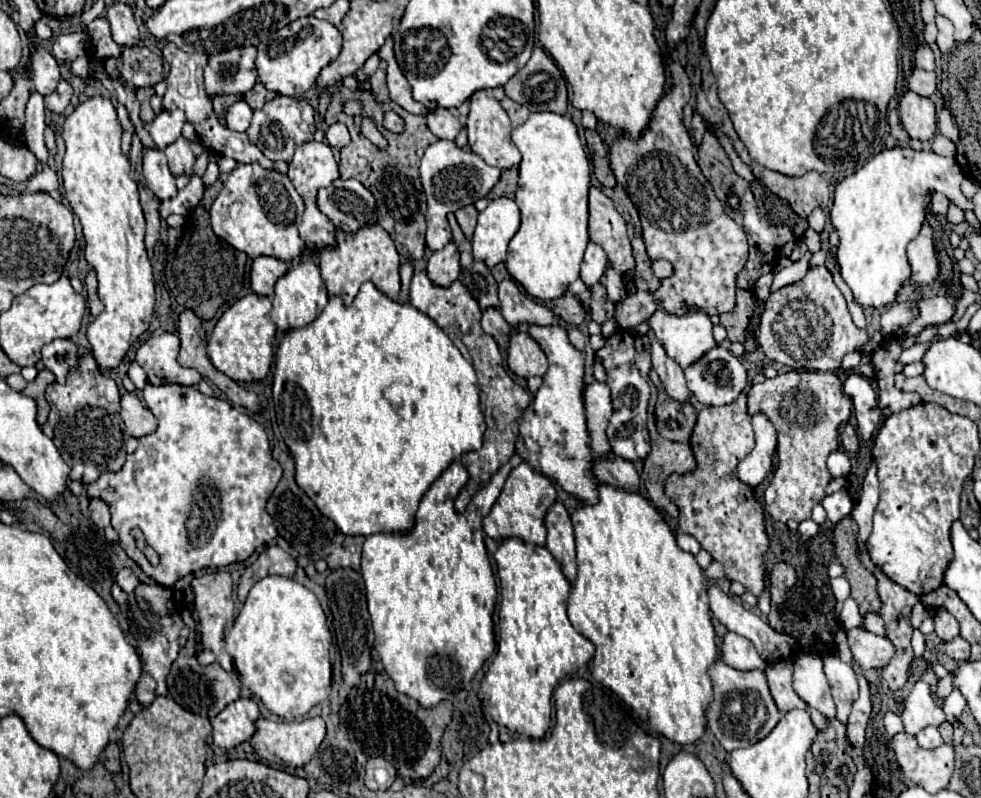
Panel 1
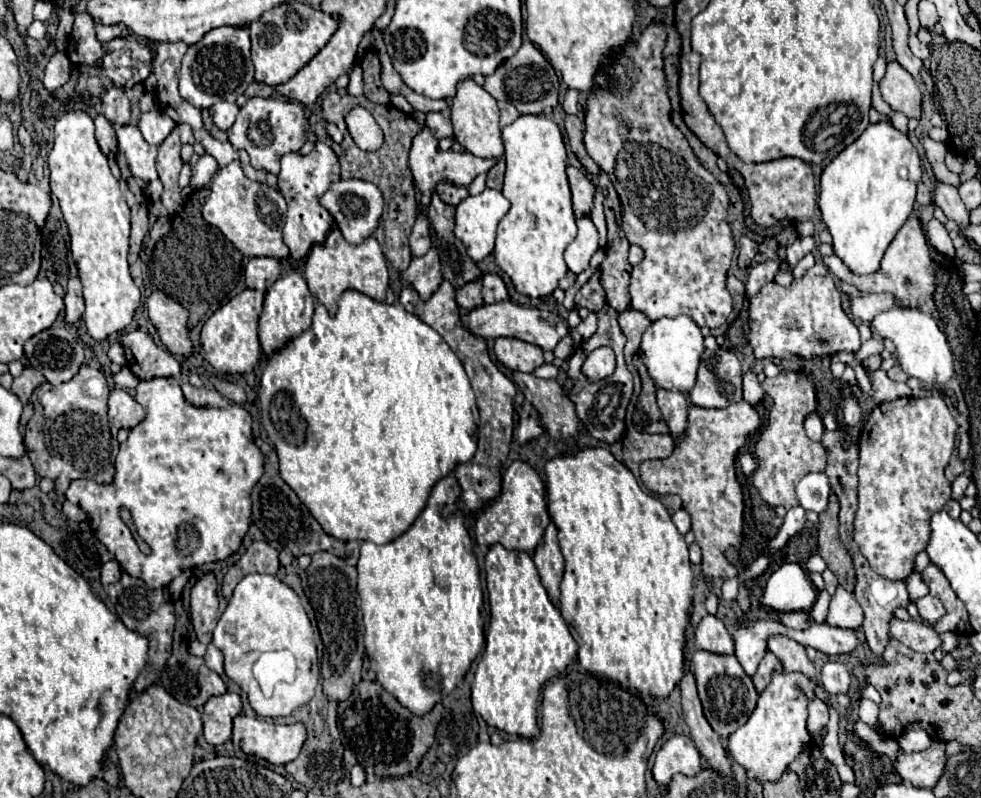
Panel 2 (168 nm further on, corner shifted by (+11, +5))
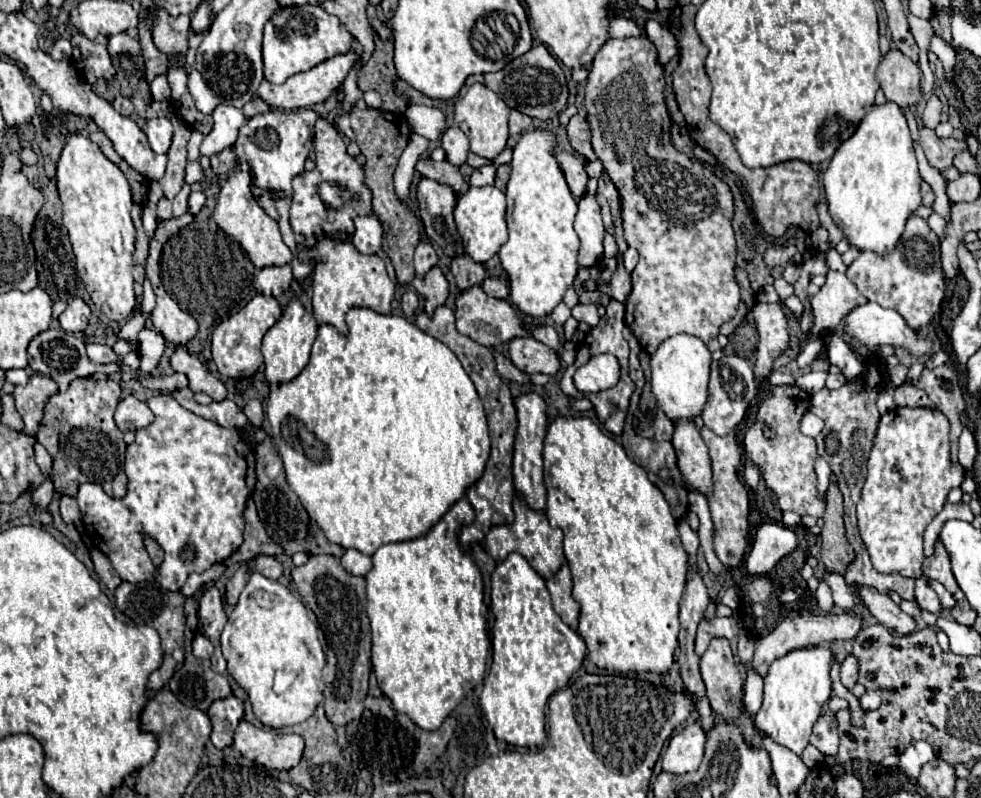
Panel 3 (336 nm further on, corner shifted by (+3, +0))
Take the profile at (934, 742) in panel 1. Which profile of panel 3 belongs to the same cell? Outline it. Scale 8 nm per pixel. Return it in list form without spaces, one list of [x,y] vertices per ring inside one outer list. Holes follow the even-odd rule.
[[[914,742],[912,746],[908,746],[902,754],[900,754],[900,770],[908,776],[908,778],[918,778],[920,768],[928,762],[932,762],[936,758],[936,754],[932,752],[932,746],[928,746],[928,742]]]

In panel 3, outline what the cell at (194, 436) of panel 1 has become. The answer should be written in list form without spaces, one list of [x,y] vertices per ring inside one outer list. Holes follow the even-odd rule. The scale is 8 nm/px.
[[[156,394],[146,402],[154,412],[154,422],[144,430],[136,432],[136,442],[126,450],[126,476],[128,494],[120,500],[106,496],[98,484],[82,484],[78,488],[78,506],[82,522],[94,546],[104,552],[112,568],[126,582],[158,580],[166,590],[180,590],[192,572],[204,572],[216,562],[224,562],[242,542],[244,530],[244,506],[256,484],[254,452],[240,438],[236,428],[226,430],[212,420],[204,420],[190,410],[182,408],[170,394]],[[142,534],[148,534],[164,548],[164,562],[154,570],[152,560],[144,548]]]

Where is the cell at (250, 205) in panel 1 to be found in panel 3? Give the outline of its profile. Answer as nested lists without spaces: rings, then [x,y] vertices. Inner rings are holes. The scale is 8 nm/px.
[[[234,172],[226,184],[220,188],[216,210],[214,210],[214,220],[216,224],[240,246],[246,250],[250,262],[256,268],[266,268],[266,266],[284,266],[292,262],[292,252],[284,244],[282,234],[278,230],[278,222],[270,218],[262,206],[256,202],[250,190],[250,174],[248,172]]]

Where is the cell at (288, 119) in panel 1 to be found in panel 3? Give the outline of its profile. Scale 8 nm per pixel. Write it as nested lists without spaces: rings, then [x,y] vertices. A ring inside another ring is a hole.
[[[298,108],[294,112],[270,110],[250,118],[238,132],[238,140],[232,146],[236,160],[250,164],[254,172],[254,186],[262,192],[270,192],[276,198],[292,196],[292,178],[304,172],[304,162],[310,154],[312,130],[318,120],[318,112],[310,108]]]

